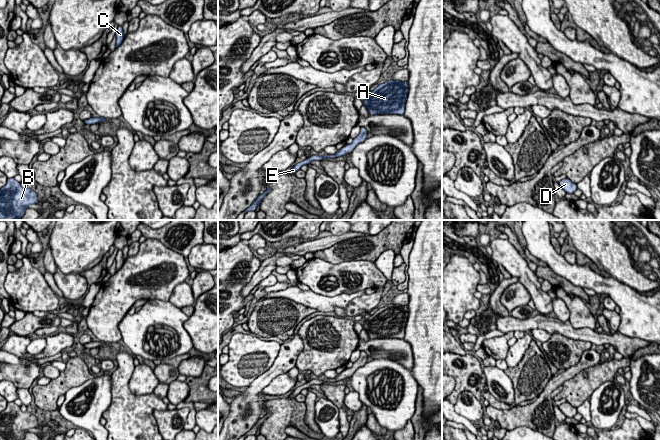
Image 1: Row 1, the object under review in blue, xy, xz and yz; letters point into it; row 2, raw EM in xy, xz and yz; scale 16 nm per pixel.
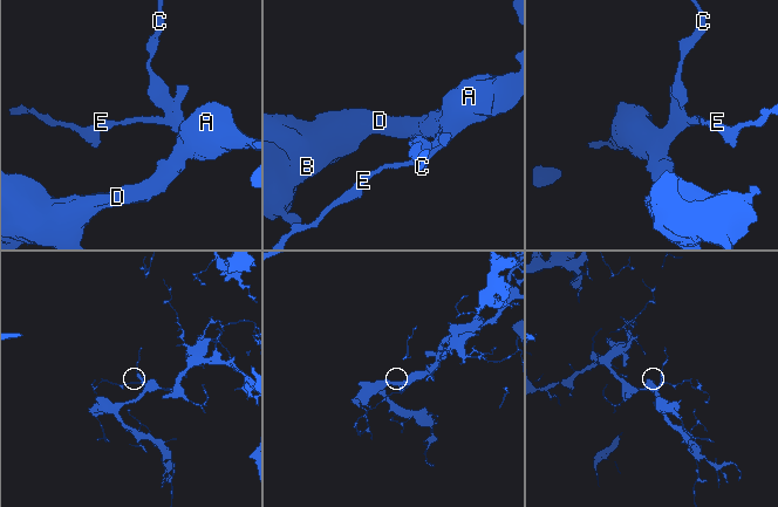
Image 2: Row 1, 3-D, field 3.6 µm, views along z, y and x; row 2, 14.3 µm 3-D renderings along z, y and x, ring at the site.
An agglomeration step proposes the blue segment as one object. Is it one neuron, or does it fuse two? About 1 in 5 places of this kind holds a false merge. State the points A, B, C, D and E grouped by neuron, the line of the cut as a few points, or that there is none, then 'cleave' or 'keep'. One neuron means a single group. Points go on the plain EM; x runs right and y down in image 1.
A B C D E; no cut; keep

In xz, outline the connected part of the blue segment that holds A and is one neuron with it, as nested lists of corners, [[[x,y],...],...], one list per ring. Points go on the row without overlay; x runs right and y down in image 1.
[[[388,304],[379,308],[363,324],[369,339],[403,339],[408,320],[408,305]]]

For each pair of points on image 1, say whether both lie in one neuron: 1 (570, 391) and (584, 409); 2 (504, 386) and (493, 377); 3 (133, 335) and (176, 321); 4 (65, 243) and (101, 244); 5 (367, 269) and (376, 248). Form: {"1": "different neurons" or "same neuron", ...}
{"1": "different neurons", "2": "same neuron", "3": "same neuron", "4": "same neuron", "5": "different neurons"}

